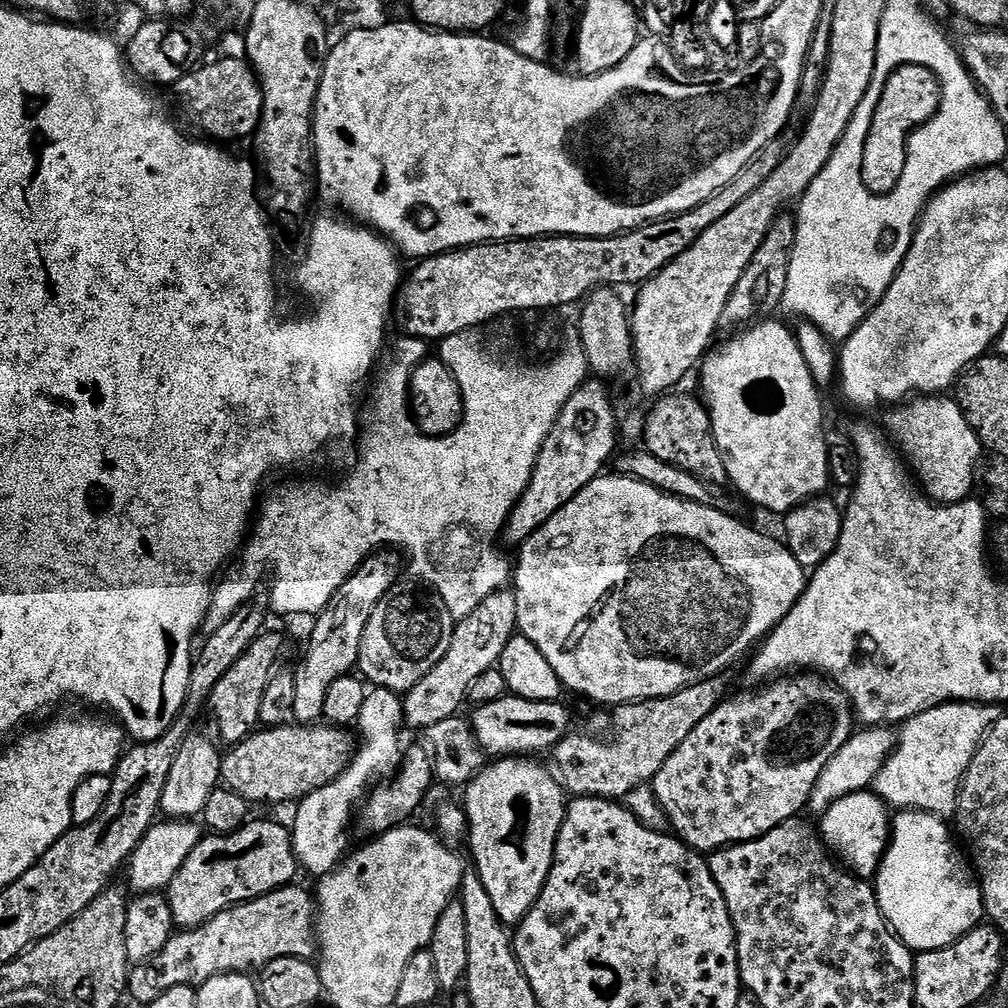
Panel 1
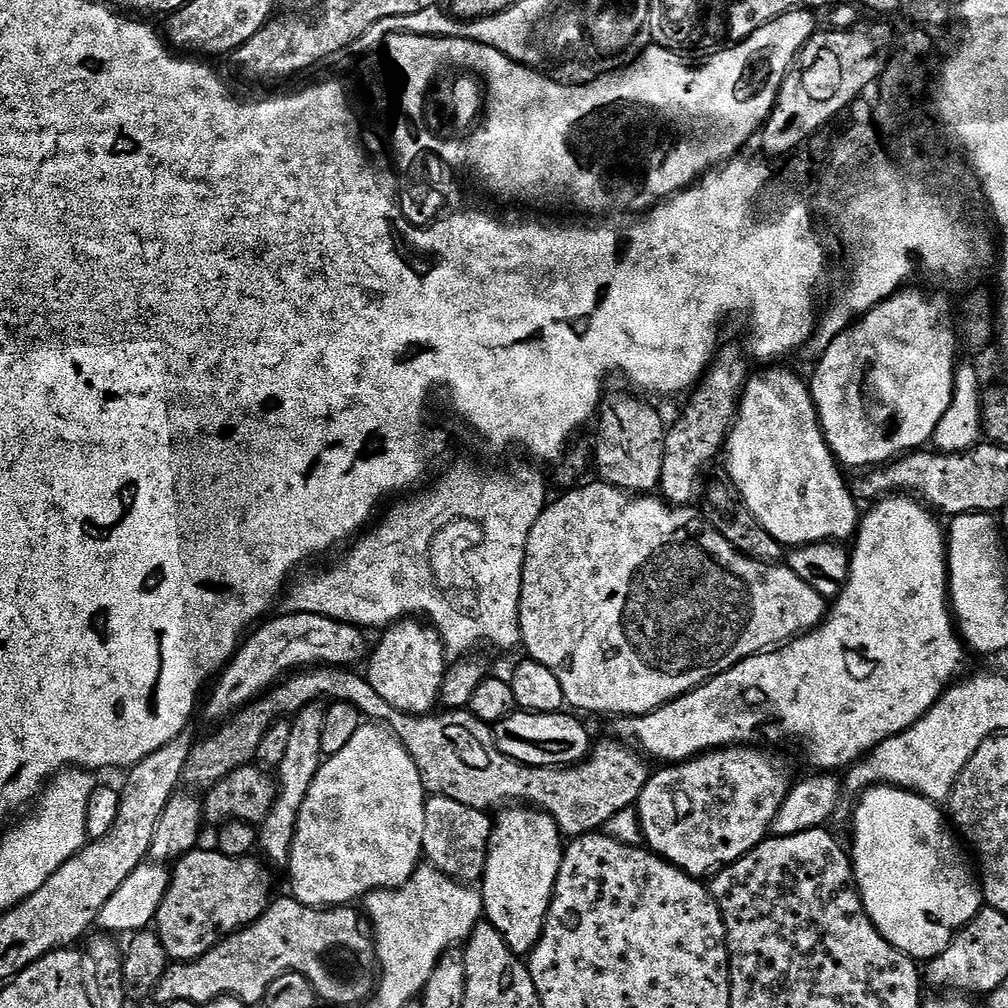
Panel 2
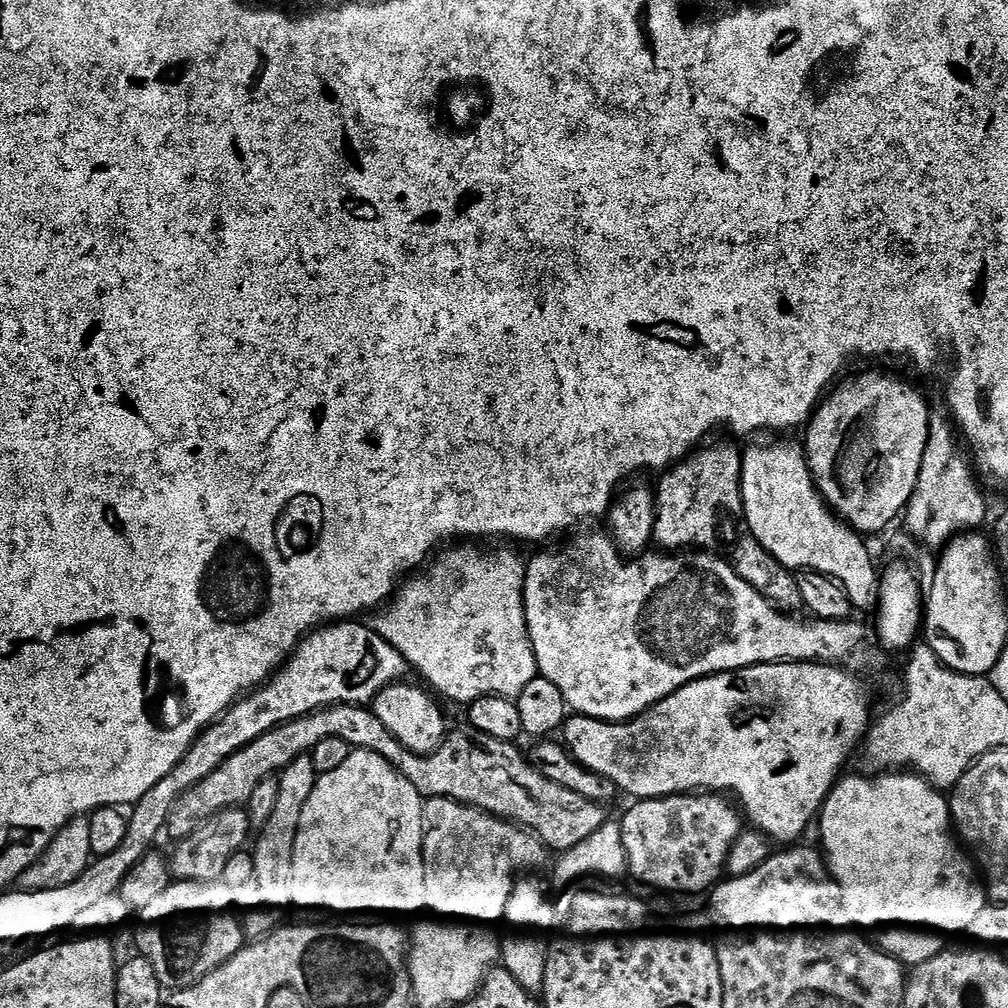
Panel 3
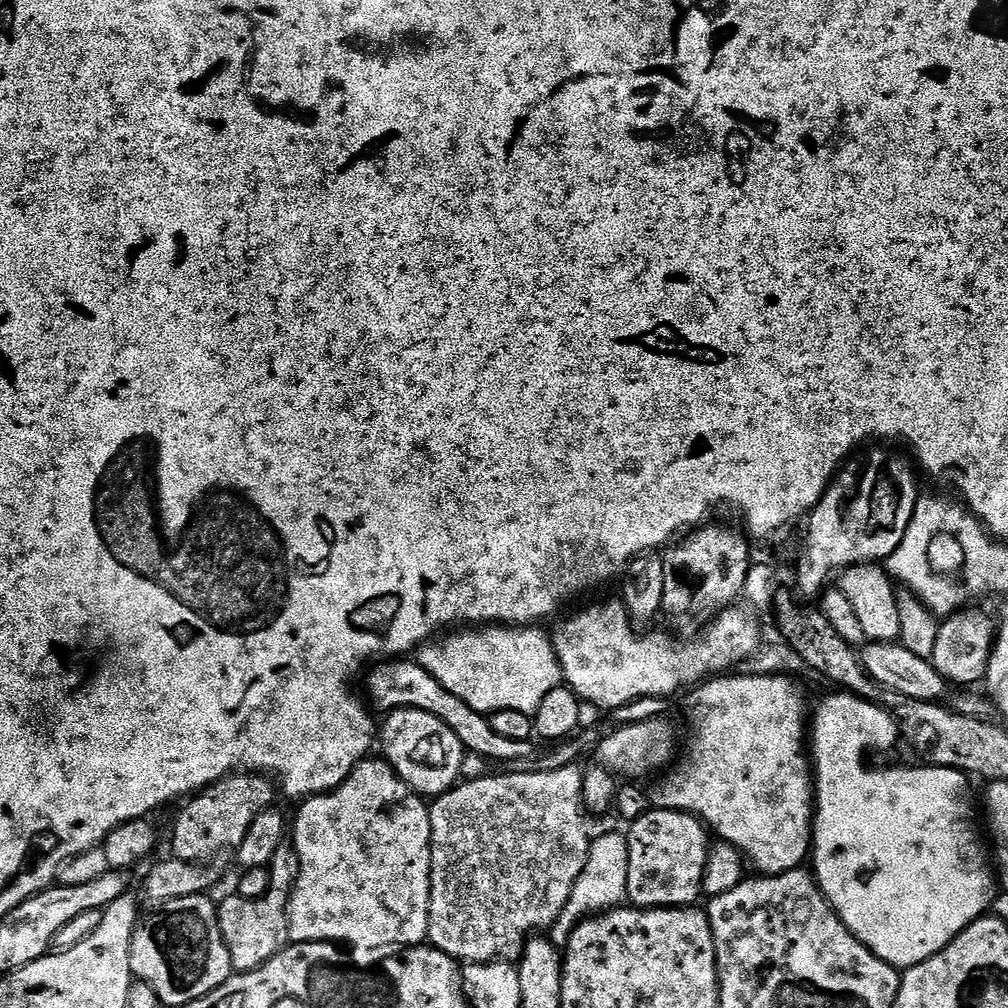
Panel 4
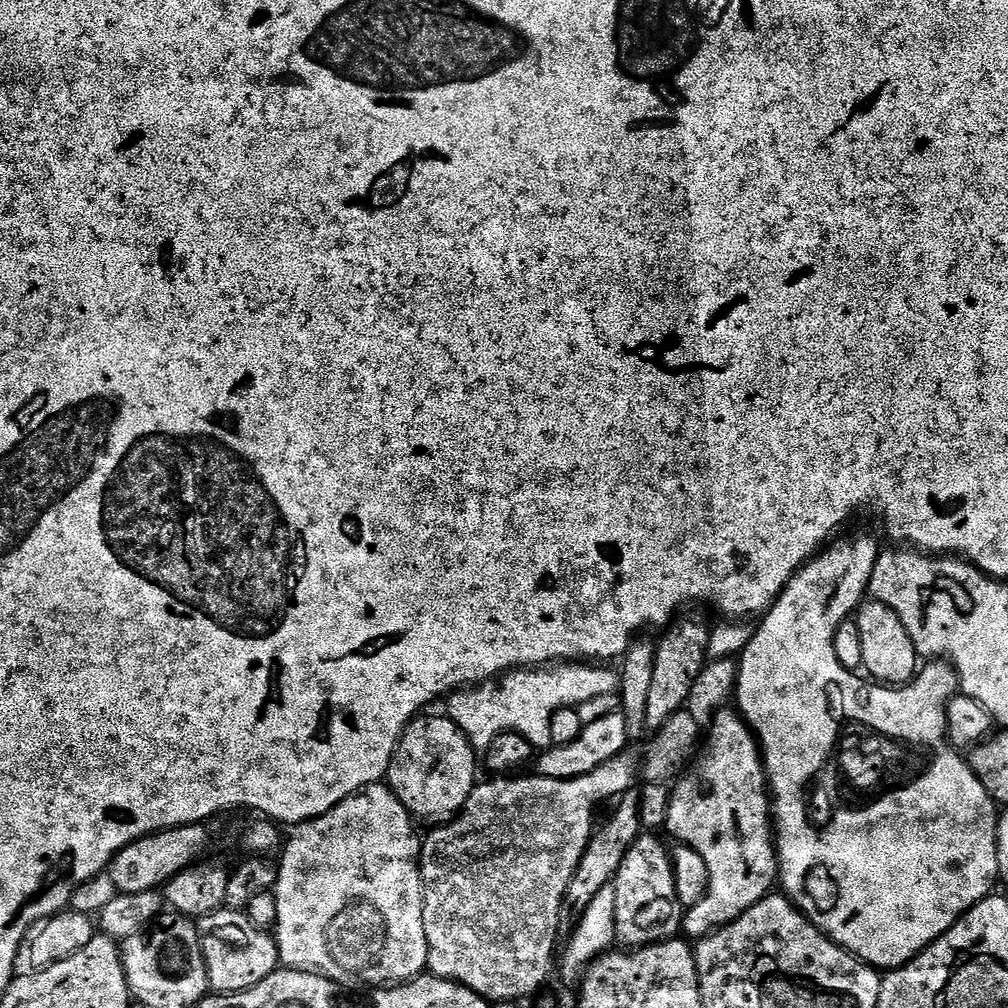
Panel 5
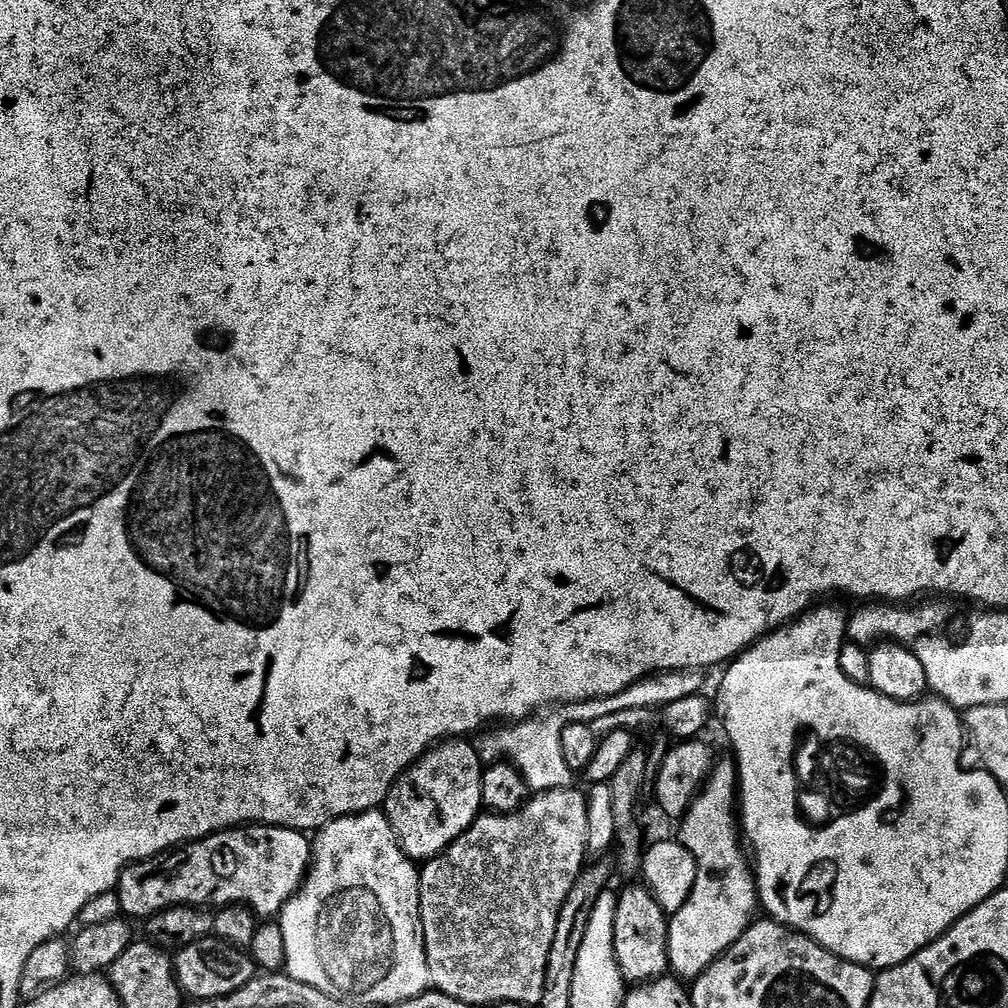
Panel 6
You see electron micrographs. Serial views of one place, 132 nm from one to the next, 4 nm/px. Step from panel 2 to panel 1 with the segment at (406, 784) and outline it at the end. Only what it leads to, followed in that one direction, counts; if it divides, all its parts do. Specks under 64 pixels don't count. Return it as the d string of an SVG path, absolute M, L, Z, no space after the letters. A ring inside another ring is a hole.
M373 687L362 702L362 714L358 721L358 736L362 743L349 762L348 769L334 778L334 782L314 790L295 805L296 821L290 824L292 849L296 852L297 865L303 871L305 868L315 878L323 878L340 867L346 856L344 851L348 848L348 827L354 824L354 813L358 805L377 781L391 777L400 767L400 728L404 727L404 702L401 693Z

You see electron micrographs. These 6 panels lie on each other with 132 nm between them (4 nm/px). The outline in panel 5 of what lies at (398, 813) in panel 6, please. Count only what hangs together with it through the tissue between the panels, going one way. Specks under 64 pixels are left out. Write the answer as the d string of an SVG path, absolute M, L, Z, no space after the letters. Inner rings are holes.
M424 714L413 720L404 731L404 736L400 739L400 745L397 746L388 767L386 783L392 789L392 793L402 802L402 806L406 806L406 810L411 812L417 821L429 820L429 825L439 826L464 809L465 802L470 798L473 788L478 783L478 777L476 777L478 756L471 742L464 737L464 731L449 720L447 715L428 715Z

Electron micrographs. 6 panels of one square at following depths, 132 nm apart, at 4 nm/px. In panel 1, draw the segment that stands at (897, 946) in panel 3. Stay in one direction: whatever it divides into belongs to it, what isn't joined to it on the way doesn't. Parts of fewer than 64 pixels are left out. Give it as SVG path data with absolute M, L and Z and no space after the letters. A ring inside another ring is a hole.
M911 810L901 811L897 816L900 817L891 821L888 849L884 851L880 868L874 877L878 906L888 919L889 928L913 953L945 948L970 930L979 928L985 919L984 895L980 893L980 881L954 836L952 841L952 836L944 825L947 823L941 817Z

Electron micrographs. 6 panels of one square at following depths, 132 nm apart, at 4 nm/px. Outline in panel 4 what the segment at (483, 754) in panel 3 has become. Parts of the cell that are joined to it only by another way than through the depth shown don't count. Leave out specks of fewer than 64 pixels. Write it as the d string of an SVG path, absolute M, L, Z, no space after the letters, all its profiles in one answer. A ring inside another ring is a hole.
M237 772L223 776L209 788L195 793L177 814L172 824L171 855L177 860L185 860L187 864L212 862L219 852L242 846L246 830L250 830L258 814L273 807L275 796L278 796L277 785L267 775Z

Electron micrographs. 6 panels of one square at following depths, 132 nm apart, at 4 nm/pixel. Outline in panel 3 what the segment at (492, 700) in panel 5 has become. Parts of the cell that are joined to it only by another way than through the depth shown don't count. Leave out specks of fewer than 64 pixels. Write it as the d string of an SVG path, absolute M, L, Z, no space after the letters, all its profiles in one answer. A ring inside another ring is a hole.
M460 546L449 547L452 548L449 552L441 551L431 561L427 571L413 575L407 581L409 584L405 583L395 593L391 603L376 614L381 616L371 617L371 627L382 638L386 638L386 642L390 642L394 650L401 652L409 665L415 671L417 668L441 697L444 695L448 700L457 700L461 706L473 704L483 696L518 698L524 693L526 686L530 686L530 682L538 678L536 654L528 633L524 609L525 557L520 557L508 548L500 548L497 552L483 552L480 548L456 547Z

